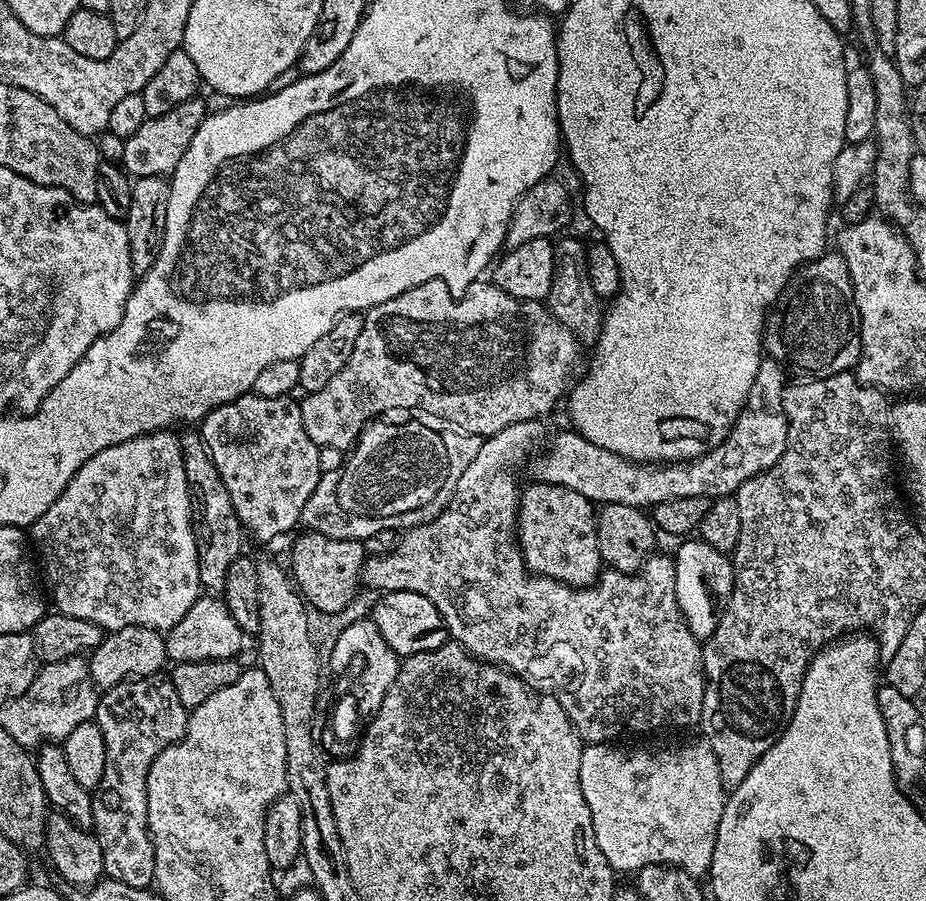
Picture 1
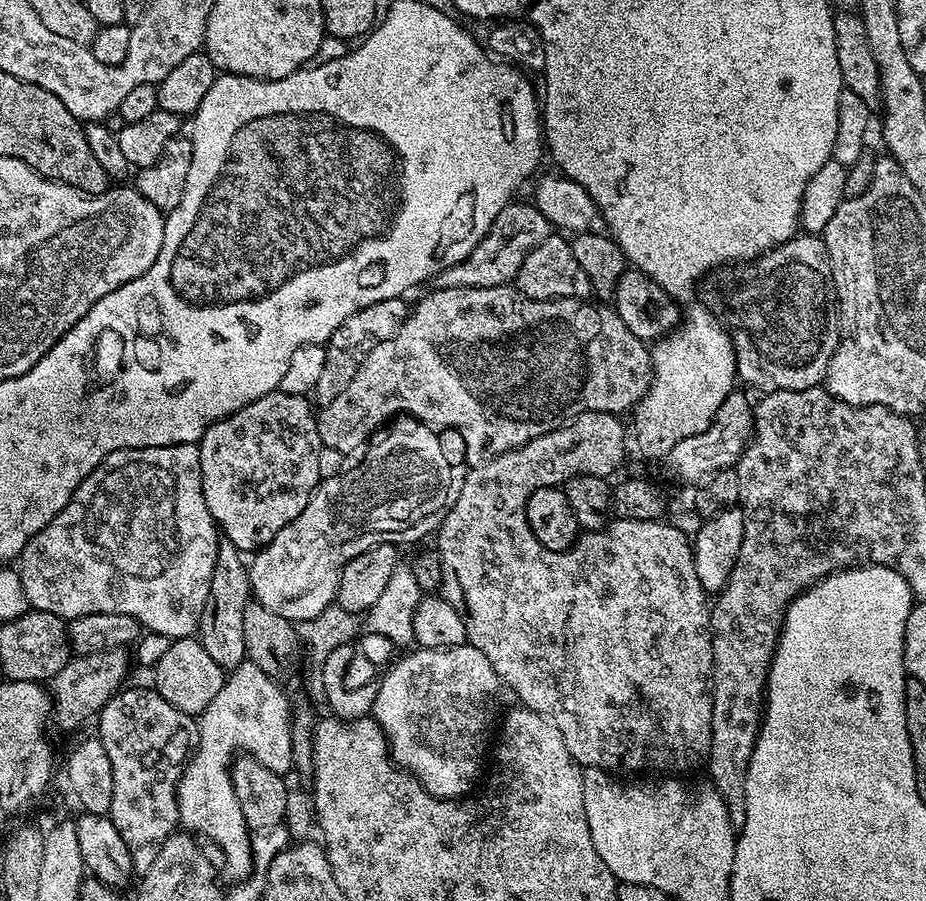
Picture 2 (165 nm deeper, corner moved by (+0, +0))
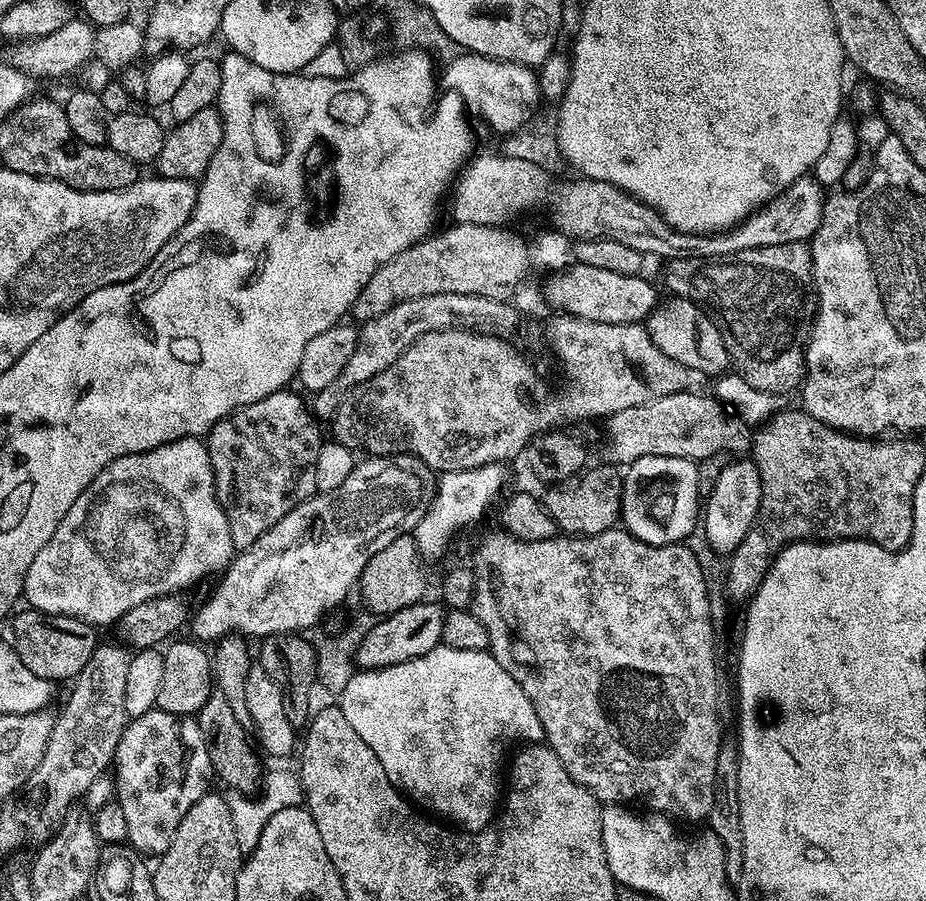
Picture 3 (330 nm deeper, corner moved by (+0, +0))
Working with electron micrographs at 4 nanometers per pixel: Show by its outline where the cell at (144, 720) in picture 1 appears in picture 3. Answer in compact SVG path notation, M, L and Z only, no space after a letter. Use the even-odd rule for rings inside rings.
M155 707L151 712L142 714L141 716L134 716L129 719L128 723L124 725L122 730L122 738L116 747L116 758L114 761L114 779L115 779L115 803L122 806L122 815L126 818L126 834L128 835L127 843L135 848L141 857L152 856L152 858L159 858L163 855L167 847L170 846L171 838L174 837L174 832L178 829L178 824L182 818L185 817L186 812L190 810L194 802L198 802L203 795L210 790L208 784L214 780L214 773L209 757L209 751L202 738L202 731L199 730L199 722L196 718L185 718L182 716L175 716L169 712L164 712L161 708Z

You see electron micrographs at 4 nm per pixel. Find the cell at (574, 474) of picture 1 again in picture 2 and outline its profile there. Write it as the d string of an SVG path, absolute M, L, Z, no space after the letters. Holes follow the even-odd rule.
M733 390L722 402L718 414L714 414L710 426L706 426L706 430L702 430L702 434L694 434L694 438L682 438L682 442L678 442L670 450L666 464L672 467L672 472L678 479L695 485L697 482L707 480L709 476L713 476L718 470L733 467L753 435L753 401L748 401L740 393L740 390Z

